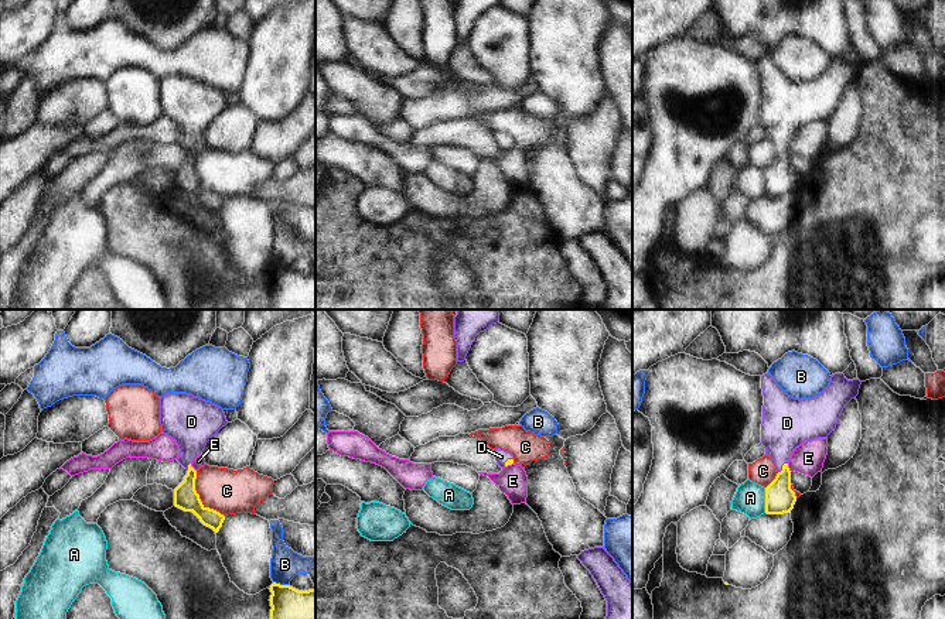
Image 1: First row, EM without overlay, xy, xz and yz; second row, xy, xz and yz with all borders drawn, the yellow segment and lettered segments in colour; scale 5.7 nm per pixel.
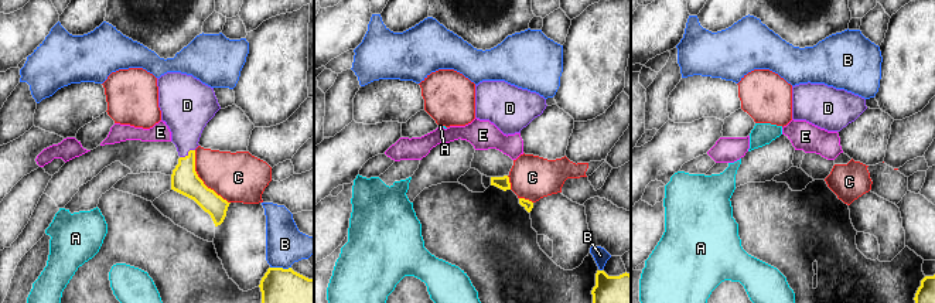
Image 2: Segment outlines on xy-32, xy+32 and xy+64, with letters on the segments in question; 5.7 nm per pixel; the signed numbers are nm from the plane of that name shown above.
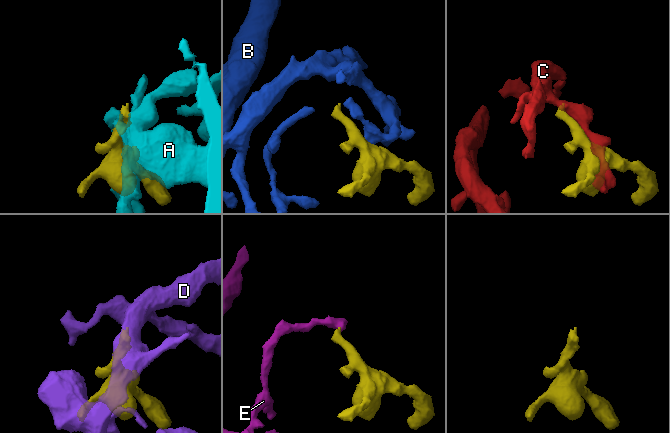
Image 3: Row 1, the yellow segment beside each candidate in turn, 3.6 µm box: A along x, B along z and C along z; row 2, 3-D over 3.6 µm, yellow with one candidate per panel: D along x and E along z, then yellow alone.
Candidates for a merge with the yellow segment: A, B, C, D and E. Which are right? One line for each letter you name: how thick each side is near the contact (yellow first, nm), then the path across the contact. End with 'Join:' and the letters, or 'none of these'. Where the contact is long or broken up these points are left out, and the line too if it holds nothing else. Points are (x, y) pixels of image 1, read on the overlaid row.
D: calibres 170 and 280 nm; way yz (780, 498), (783, 467), (783, 431), (787, 423)
Join: D

